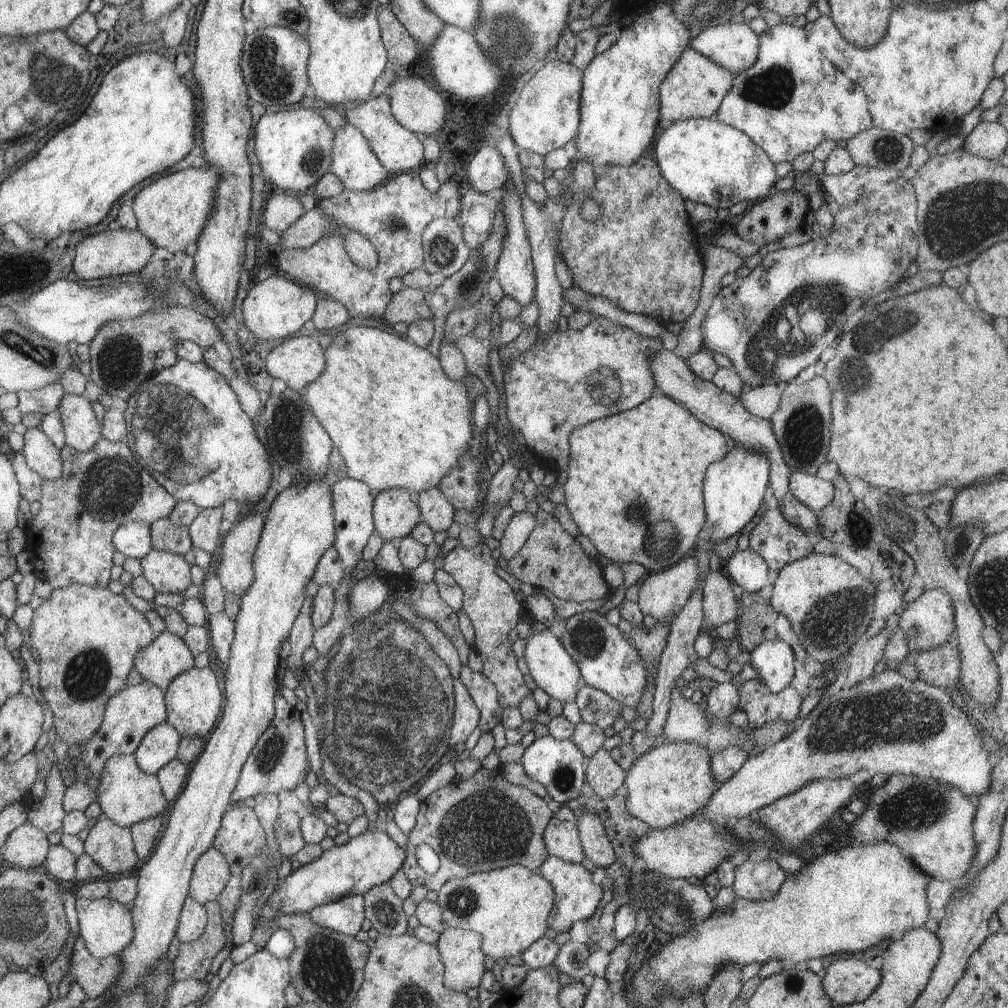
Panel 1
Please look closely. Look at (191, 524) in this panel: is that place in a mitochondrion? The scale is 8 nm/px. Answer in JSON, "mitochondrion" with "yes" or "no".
{"mitochondrion":"no"}

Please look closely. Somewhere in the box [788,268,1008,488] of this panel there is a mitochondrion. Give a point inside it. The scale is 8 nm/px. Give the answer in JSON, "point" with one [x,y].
{"point":[869,339]}

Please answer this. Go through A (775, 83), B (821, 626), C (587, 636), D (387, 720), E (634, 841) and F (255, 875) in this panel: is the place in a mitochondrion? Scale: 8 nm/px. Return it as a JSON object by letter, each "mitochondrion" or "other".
{"A":"mitochondrion","B":"mitochondrion","C":"mitochondrion","D":"mitochondrion","E":"other","F":"mitochondrion"}

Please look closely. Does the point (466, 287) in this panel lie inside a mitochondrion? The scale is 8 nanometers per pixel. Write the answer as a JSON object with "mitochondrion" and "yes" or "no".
{"mitochondrion":"yes"}

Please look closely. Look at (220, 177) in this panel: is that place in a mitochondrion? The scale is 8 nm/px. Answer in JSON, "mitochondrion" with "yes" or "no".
{"mitochondrion":"no"}

